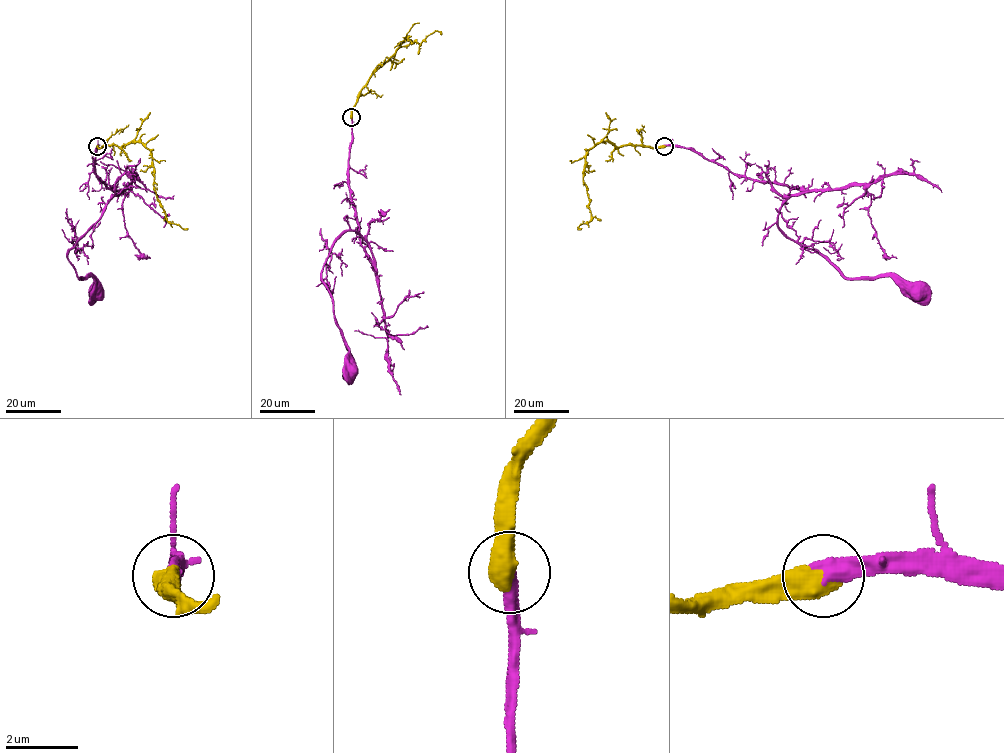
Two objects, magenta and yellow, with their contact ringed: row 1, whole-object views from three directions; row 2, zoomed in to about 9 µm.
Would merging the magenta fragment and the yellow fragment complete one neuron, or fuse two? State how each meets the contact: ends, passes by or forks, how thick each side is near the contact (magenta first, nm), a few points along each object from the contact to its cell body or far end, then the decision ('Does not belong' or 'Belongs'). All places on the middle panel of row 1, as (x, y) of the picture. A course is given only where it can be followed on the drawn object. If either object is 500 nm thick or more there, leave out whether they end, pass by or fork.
Thickness 420 nm (magenta) against 700 nm. Course of magenta: (351, 117), (348, 189), (372, 261), (369, 245), (346, 231), (321, 273), (348, 349), (349, 372). Course of yellow: (351, 117), (358, 93), (369, 77), (408, 36), (411, 41), (420, 43), (435, 31), (441, 34). Belongs

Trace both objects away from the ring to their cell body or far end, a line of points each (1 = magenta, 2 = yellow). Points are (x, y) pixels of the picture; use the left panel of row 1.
1: (97, 146), (94, 173), (119, 192), (105, 206), (101, 218), (67, 252), (78, 277), (91, 276), (95, 295)
2: (97, 146), (123, 147), (133, 141), (144, 145), (151, 152), (153, 186), (166, 220), (187, 228)

